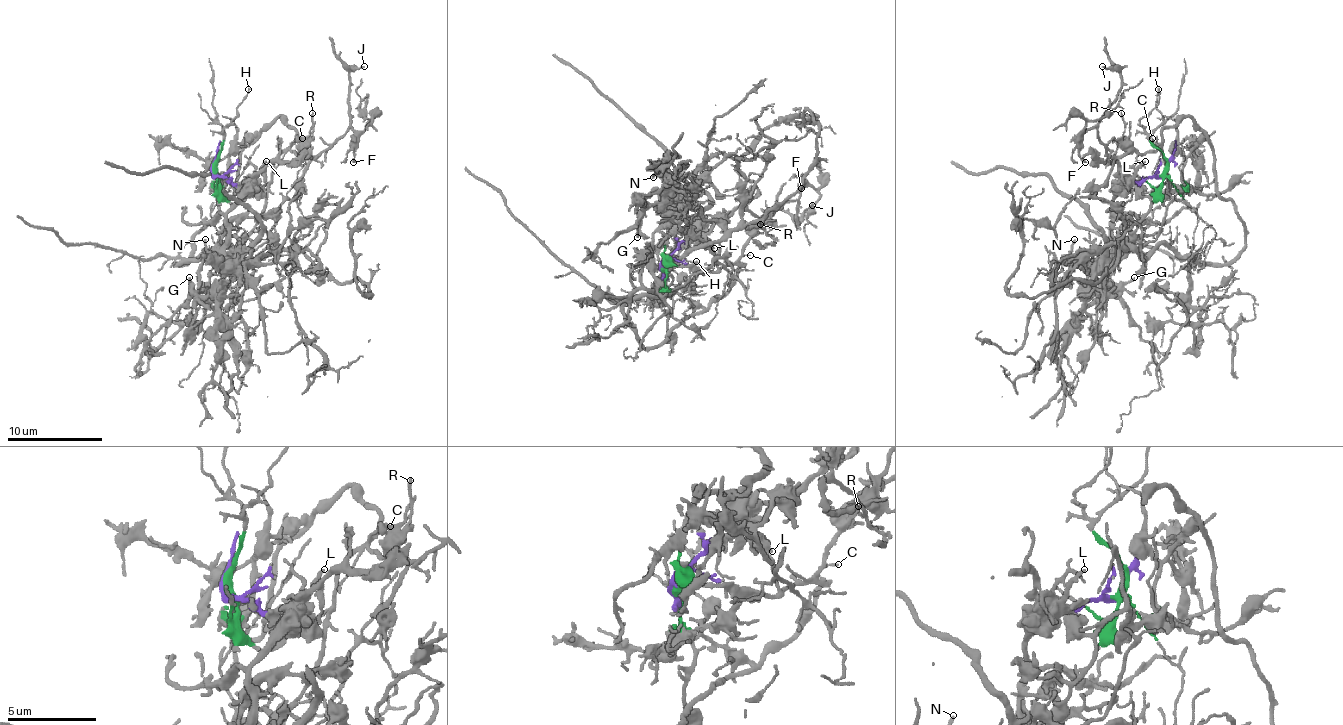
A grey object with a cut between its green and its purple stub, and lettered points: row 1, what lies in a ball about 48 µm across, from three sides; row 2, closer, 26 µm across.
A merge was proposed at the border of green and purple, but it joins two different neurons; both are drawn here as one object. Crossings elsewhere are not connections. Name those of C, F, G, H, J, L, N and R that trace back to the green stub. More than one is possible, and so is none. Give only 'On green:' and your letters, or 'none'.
On green: C, F, H, J, R

